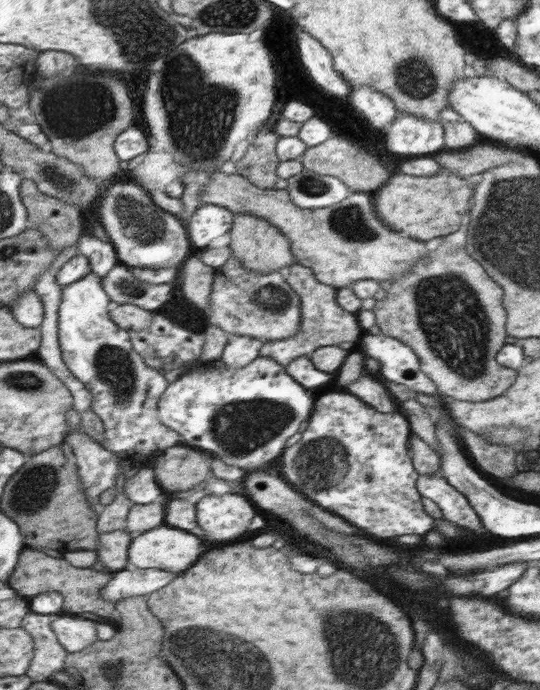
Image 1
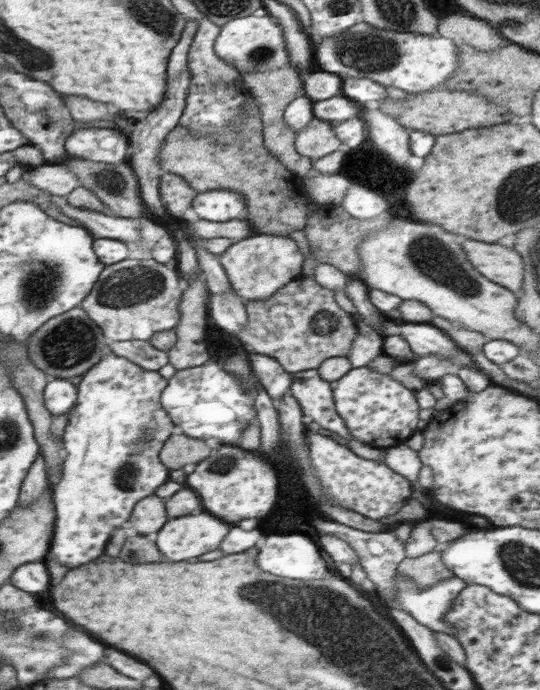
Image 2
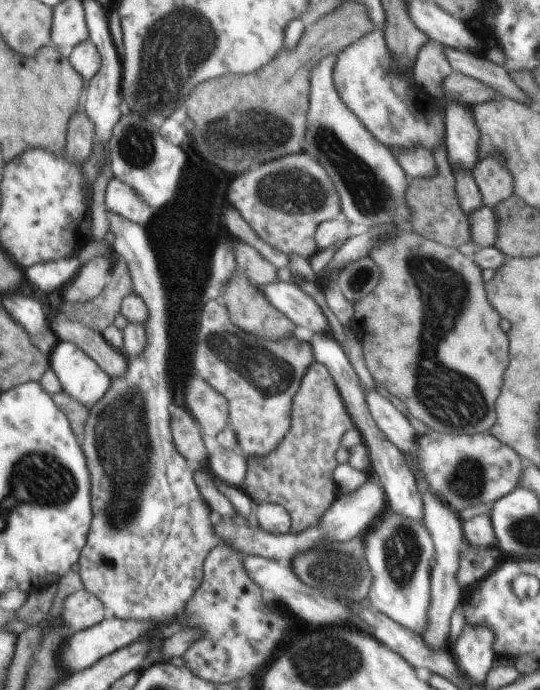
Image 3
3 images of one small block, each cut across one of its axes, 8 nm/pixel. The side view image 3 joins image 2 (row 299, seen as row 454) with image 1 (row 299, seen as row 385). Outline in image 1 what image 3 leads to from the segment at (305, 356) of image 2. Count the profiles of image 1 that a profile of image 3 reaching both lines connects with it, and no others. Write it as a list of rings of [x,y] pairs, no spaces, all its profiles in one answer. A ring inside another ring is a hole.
[[[292,264],[287,283],[299,295],[302,304],[303,324],[299,332],[284,340],[268,340],[260,347],[260,356],[274,358],[286,366],[300,356],[310,356],[318,347],[334,346],[343,342],[357,342],[363,329],[355,313],[348,312],[338,302],[338,290],[325,285],[316,276],[315,271],[304,265]]]

